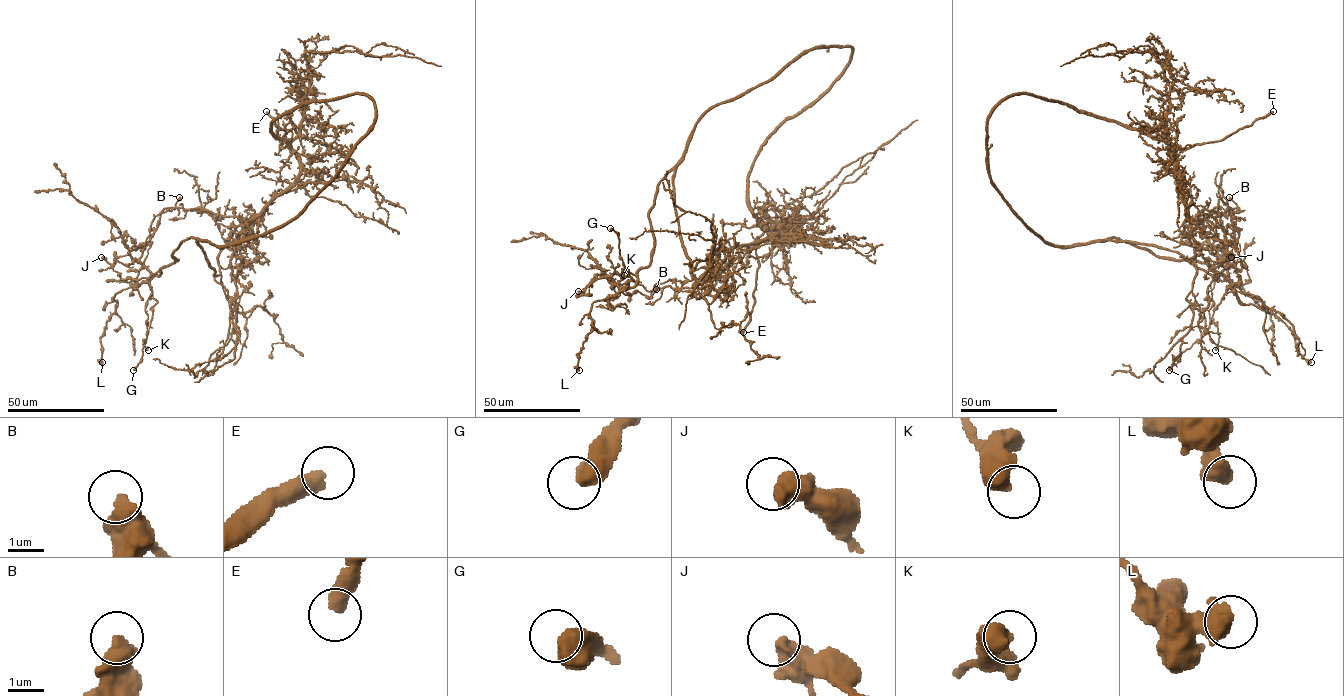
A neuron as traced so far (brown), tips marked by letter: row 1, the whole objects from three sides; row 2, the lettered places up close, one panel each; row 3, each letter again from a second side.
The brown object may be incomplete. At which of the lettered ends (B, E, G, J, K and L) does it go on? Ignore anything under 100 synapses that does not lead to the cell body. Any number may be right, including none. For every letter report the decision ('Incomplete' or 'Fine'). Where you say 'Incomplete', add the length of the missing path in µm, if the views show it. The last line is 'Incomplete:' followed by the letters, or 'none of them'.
B: Fine
E: Incomplete. Missing length about 45 µm
G: Fine
J: Fine
K: Fine
L: Fine
Incomplete: E

